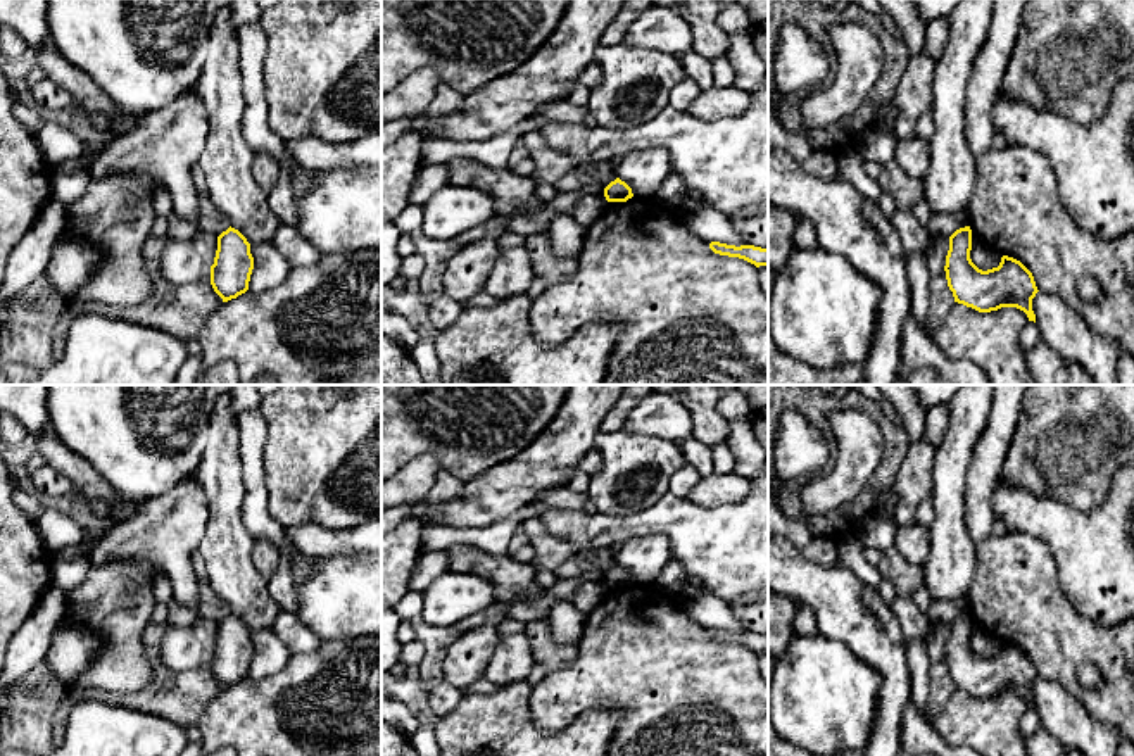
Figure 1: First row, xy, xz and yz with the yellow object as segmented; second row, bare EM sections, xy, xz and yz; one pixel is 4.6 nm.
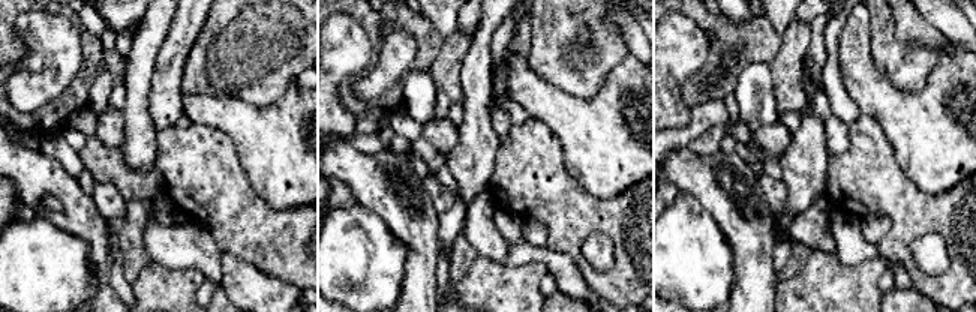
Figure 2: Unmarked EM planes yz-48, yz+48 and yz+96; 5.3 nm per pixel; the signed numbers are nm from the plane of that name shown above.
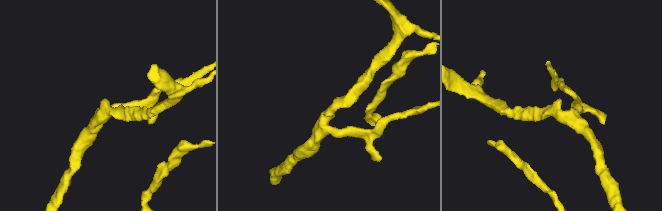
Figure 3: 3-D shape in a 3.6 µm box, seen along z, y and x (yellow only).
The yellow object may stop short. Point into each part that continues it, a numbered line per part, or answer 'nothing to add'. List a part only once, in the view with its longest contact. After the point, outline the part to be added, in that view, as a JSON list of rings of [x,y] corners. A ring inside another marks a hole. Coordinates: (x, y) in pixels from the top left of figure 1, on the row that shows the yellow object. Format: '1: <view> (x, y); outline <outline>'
nothing to add

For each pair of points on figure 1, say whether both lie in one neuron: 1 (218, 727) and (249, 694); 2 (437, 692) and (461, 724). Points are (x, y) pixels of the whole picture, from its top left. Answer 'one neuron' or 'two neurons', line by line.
1: one neuron
2: two neurons

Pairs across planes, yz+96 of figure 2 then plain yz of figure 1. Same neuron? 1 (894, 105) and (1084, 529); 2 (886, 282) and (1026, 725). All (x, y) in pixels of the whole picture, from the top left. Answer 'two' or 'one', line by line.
1: one
2: one

